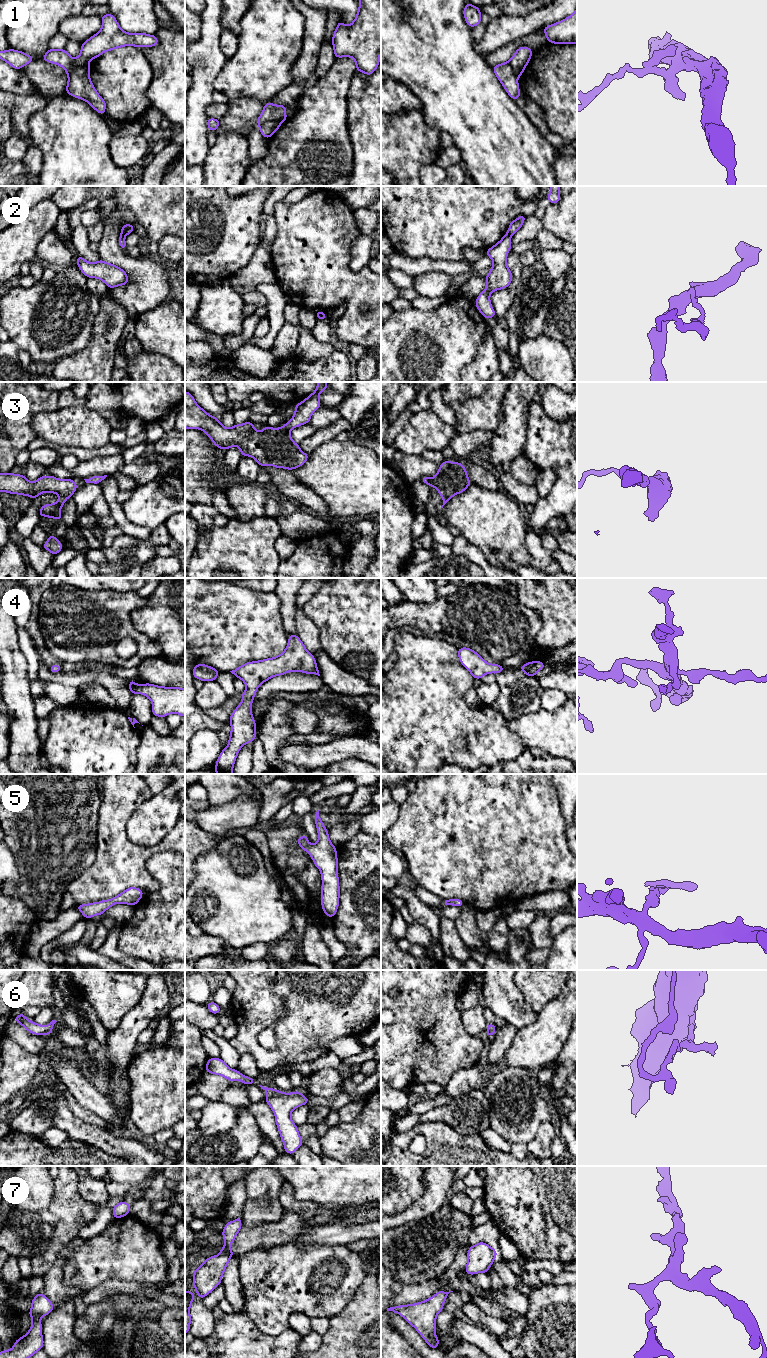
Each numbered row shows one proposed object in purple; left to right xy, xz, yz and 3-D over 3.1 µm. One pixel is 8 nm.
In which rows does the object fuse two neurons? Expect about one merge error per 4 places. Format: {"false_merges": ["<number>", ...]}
{"false_merges": ["1", "2"]}

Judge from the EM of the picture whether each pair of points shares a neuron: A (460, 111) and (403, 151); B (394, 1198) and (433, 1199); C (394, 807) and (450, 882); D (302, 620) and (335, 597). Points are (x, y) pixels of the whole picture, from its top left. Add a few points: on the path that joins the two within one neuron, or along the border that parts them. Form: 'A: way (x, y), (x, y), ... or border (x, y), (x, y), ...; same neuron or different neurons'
A: border (420, 111), (424, 121), (440, 132); different neurons
B: border (423, 1177), (424, 1191), (407, 1207), (396, 1213); different neurons
C: border (401, 804), (399, 816), (391, 827); different neurons
D: border (301, 607), (303, 612), (317, 627), (319, 636); different neurons

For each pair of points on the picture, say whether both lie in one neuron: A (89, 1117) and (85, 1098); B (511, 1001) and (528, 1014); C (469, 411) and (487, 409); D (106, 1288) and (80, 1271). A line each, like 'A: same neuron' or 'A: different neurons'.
A: different neurons
B: same neuron
C: same neuron
D: different neurons

